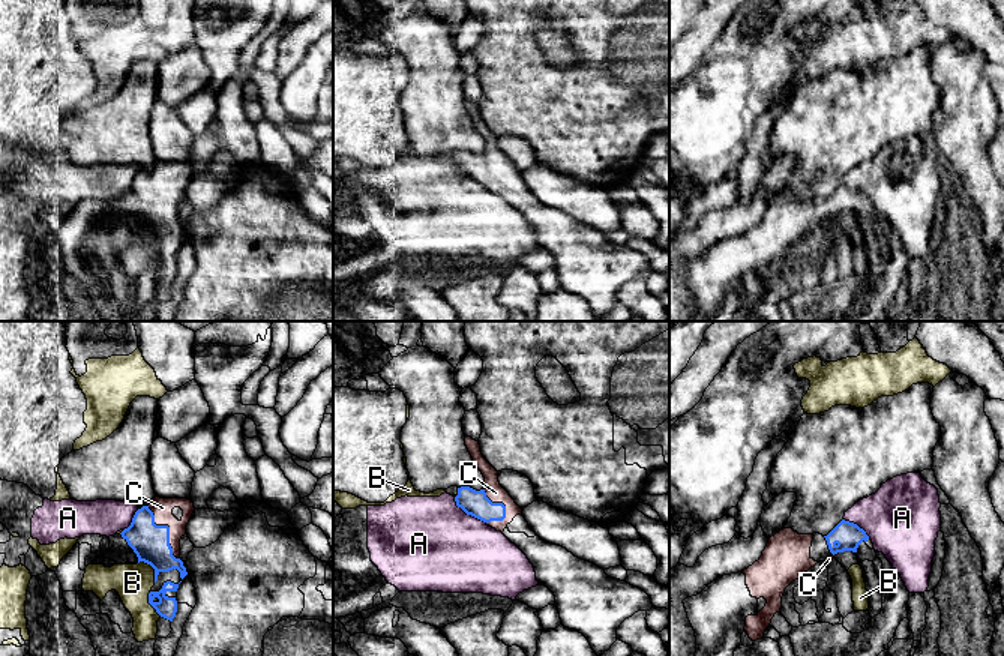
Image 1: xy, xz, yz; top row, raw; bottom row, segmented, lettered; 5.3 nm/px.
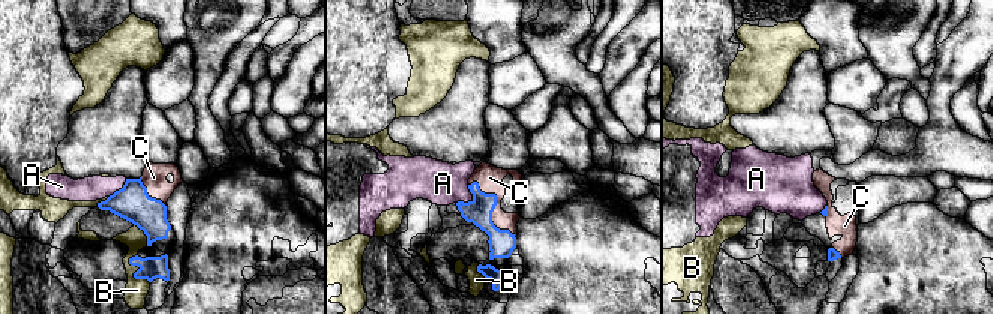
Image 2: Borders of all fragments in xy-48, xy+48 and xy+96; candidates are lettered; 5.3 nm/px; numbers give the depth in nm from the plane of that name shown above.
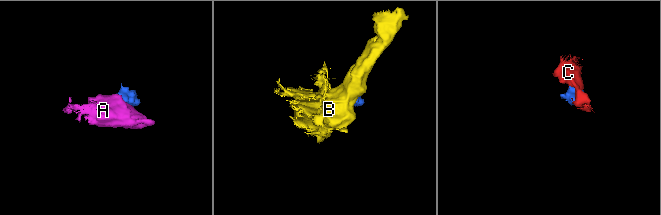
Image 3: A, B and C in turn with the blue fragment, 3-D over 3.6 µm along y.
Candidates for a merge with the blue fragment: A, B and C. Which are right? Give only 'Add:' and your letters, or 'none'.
Add: C

